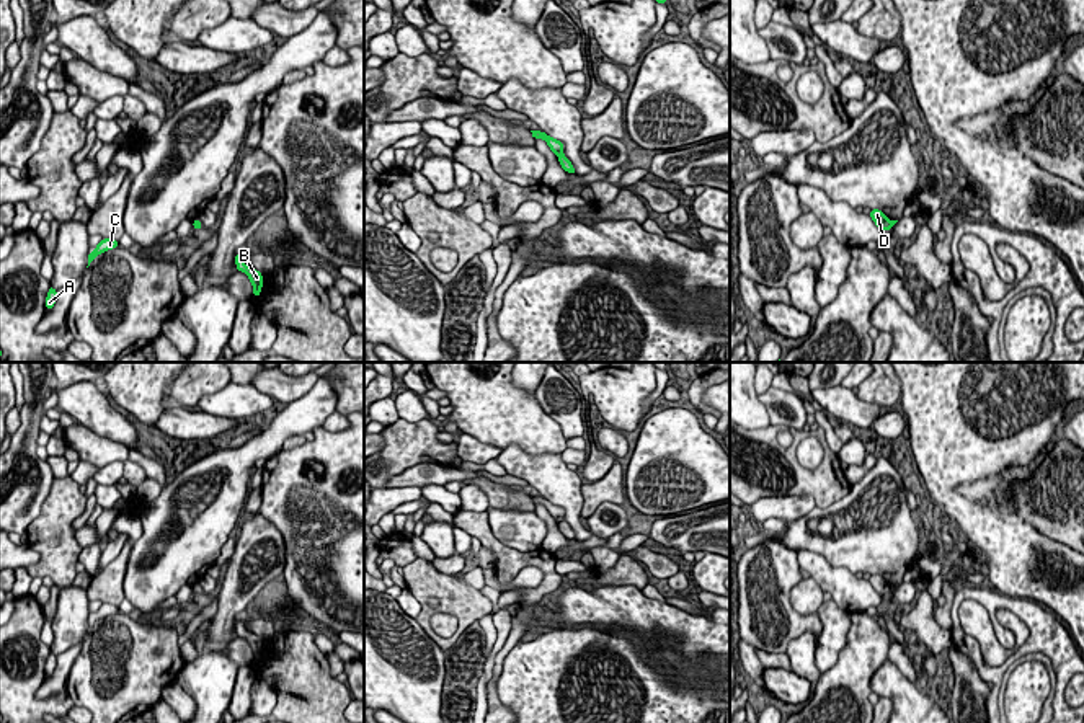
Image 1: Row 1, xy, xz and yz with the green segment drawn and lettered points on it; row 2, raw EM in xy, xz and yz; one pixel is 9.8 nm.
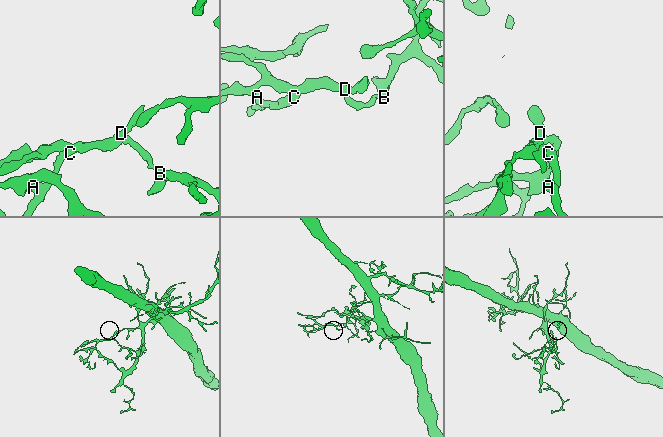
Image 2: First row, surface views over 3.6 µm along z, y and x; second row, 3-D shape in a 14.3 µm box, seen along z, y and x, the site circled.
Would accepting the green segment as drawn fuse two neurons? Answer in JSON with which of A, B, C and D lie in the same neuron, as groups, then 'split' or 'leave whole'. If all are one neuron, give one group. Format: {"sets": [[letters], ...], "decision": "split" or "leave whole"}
{"sets": [["A", "C", "D"], ["B"]], "decision": "split"}

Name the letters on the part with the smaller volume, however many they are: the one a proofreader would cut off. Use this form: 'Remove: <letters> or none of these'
Remove: A, C, D

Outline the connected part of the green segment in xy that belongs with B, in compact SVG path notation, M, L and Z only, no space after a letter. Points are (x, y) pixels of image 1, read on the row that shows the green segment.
M235 253L235 266L237 266L237 271L245 273L248 276L248 279L253 286L253 297L261 295L263 273L260 273L255 268L247 266L242 253Z

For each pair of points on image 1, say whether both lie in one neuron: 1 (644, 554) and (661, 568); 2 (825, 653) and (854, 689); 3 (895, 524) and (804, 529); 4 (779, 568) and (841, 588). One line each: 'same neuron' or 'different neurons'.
1: same neuron
2: different neurons
3: same neuron
4: different neurons

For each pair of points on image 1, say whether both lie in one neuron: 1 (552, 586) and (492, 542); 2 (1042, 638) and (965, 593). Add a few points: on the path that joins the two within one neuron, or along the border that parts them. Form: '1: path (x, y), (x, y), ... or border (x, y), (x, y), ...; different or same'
1: path (547, 568), (537, 558), (510, 558); same
2: path (1032, 617), (1012, 598), (986, 598); same

